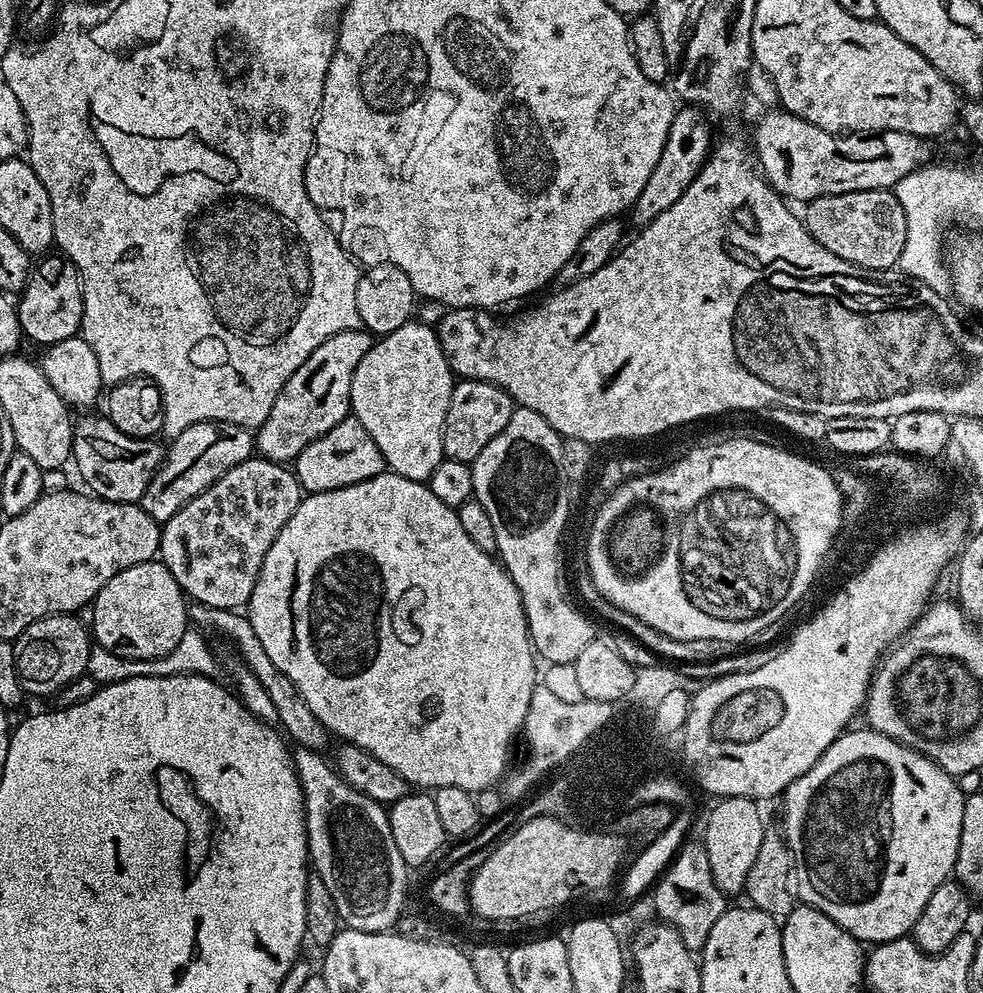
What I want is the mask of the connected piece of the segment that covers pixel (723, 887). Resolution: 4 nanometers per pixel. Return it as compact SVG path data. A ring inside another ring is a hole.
M726 796L717 804L720 805L708 816L702 843L710 858L710 874L718 890L725 894L740 894L744 892L744 883L750 866L754 866L754 860L758 857L758 848L762 843L766 825L756 809L755 799L746 796Z

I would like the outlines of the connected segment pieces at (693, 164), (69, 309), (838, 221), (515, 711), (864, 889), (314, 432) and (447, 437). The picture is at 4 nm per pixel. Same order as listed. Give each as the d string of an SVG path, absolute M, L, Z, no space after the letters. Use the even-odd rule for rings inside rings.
M684 106L677 111L672 119L670 134L666 138L666 146L662 146L662 158L658 158L658 166L654 166L654 174L650 174L646 186L642 186L642 194L638 194L635 204L630 209L630 217L636 226L648 224L662 210L670 210L678 198L694 182L700 168L710 155L710 143L708 144L708 120L705 113L696 106Z
M45 255L41 259L45 260L29 271L28 283L25 284L24 291L19 293L18 303L15 305L21 333L27 339L29 336L39 346L57 344L77 335L84 313L84 295L78 270L69 262L67 256L52 255Z
M879 188L878 190L858 190L857 192L851 192L850 194L830 194L829 196L823 196L822 198L814 198L807 201L805 212L802 212L802 219L804 226L807 228L809 234L817 240L818 243L824 247L825 252L834 254L838 258L842 258L846 262L856 264L860 268L878 268L881 270L892 270L899 265L900 255L902 254L902 246L906 246L906 214L902 210L902 206L898 202L895 191L885 190Z
M385 470L379 472L374 478L370 478L366 482L358 482L351 484L345 488L332 490L330 492L314 492L305 495L300 501L300 505L294 510L294 514L290 514L290 518L286 526L282 528L278 534L278 538L270 546L270 550L266 554L266 558L262 562L262 570L256 579L256 585L252 591L252 596L246 605L246 613L248 612L247 623L252 628L255 635L262 642L263 649L266 650L267 657L282 672L286 674L290 681L297 688L297 694L305 700L306 705L324 724L327 731L333 736L341 736L341 741L352 744L356 748L361 748L370 753L374 758L378 758L378 762L386 762L386 766L390 766L396 773L403 778L409 786L418 787L420 790L435 790L437 788L445 788L446 786L458 786L462 790L477 794L484 789L491 789L505 775L504 767L508 764L508 751L512 748L512 739L521 735L524 727L524 719L526 718L526 709L530 706L530 694L534 694L538 683L538 668L536 672L537 657L534 655L532 640L528 636L528 619L524 617L524 607L520 601L518 590L514 586L514 582L508 577L507 572L489 553L478 550L478 546L474 546L474 542L470 542L470 537L466 534L466 530L462 530L462 522L458 522L458 514L456 509L446 506L446 502L442 502L428 488L427 483L411 480L410 478L402 478L397 472Z
M861 726L857 732L845 731L828 749L814 762L806 774L799 776L795 782L783 793L784 812L788 815L788 821L782 827L789 850L794 861L794 892L803 903L816 908L822 914L826 914L842 930L846 930L855 940L867 942L869 945L884 944L888 940L898 940L907 937L913 926L918 922L918 914L926 910L926 902L930 902L930 894L938 890L945 880L953 875L956 859L958 858L958 846L962 838L962 806L965 794L957 784L957 777L951 776L946 770L942 770L929 756L923 756L912 748L906 747L898 740L892 740L886 734L874 732L867 726Z
M355 331L339 332L326 338L326 342L322 342L322 346L318 346L318 350L314 350L314 354L310 354L294 374L290 374L286 386L282 386L278 398L274 398L274 406L270 406L266 422L260 425L254 436L255 447L263 459L295 461L310 442L334 430L338 422L350 415L352 379L358 359L356 335Z
M461 379L452 389L450 406L446 414L444 423L444 454L449 460L462 460L471 462L476 459L476 455L497 434L504 429L506 422L510 422L514 411L514 401L508 393L503 392L497 384L488 384L484 380L466 380Z

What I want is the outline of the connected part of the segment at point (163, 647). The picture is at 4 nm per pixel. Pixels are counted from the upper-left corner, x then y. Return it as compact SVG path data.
M153 558L114 574L114 578L110 578L110 582L106 582L102 590L98 590L95 600L90 605L90 632L99 647L110 650L122 658L153 660L170 654L170 650L178 646L182 634L189 631L188 608L184 603L184 591L178 586L174 574L170 574L170 570L159 559Z

